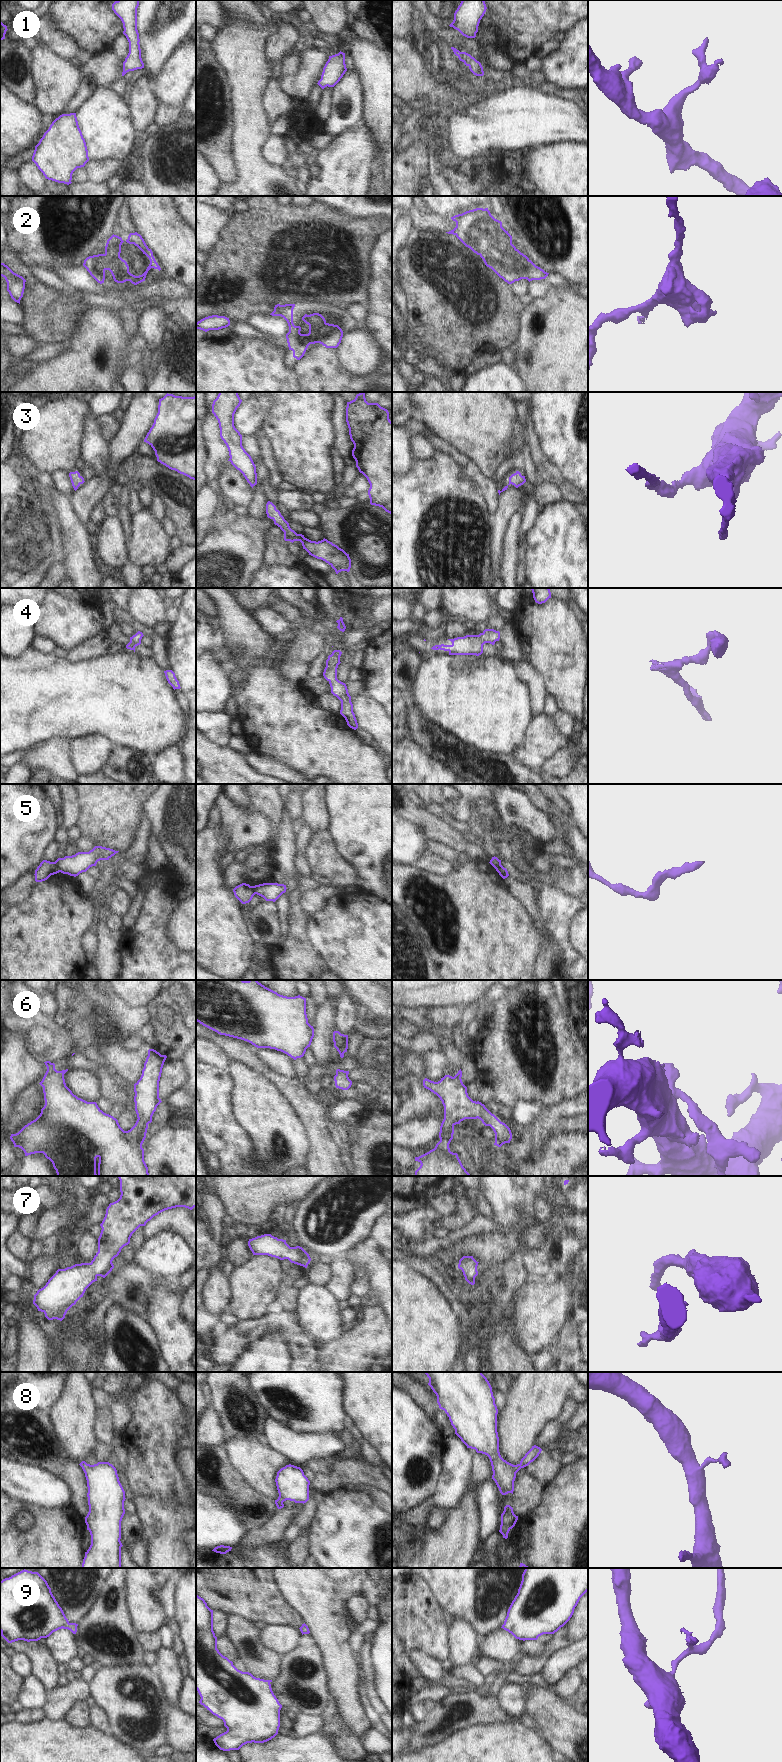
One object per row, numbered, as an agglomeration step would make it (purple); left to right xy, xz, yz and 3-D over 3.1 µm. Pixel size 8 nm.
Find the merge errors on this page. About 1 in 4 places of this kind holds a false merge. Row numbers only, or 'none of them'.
2, 5

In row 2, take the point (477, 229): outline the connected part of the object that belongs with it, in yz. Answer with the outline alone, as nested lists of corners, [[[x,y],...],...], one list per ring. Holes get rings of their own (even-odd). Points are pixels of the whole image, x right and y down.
[[[488,208],[469,210],[451,219],[456,222],[456,227],[446,233],[455,235],[466,247],[479,255],[485,265],[505,282],[512,284],[528,277],[529,258],[512,244],[512,236],[502,227],[502,222],[491,215]]]

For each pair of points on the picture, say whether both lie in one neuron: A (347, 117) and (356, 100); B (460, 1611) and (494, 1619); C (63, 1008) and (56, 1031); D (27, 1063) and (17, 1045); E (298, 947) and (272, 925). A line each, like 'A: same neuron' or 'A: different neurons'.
A: same neuron
B: same neuron
C: different neurons
D: same neuron
E: different neurons

